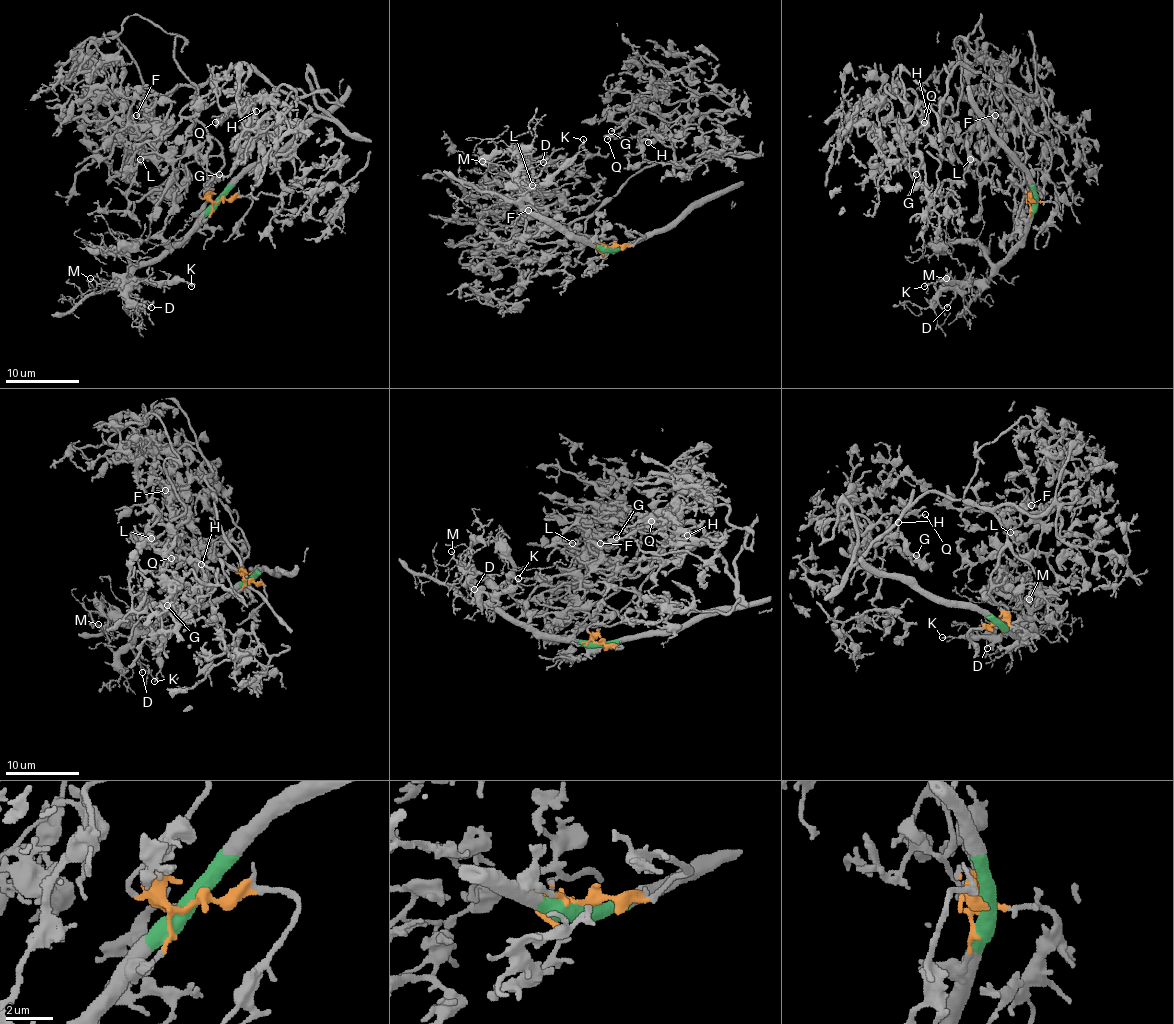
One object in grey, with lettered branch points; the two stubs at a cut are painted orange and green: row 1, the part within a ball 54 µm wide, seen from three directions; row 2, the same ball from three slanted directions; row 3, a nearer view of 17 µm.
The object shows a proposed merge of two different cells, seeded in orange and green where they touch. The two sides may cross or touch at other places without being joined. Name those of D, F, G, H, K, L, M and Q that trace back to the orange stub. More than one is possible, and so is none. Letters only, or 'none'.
F, G, H, L, Q

